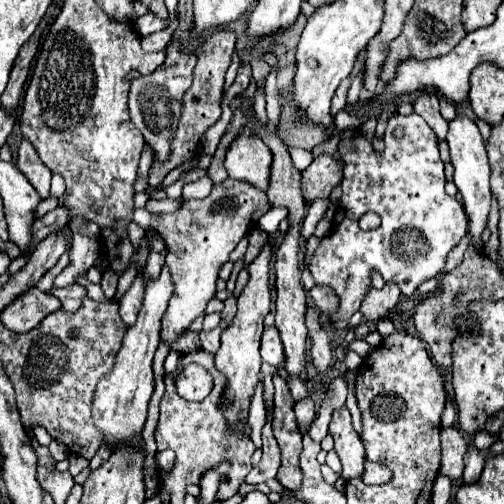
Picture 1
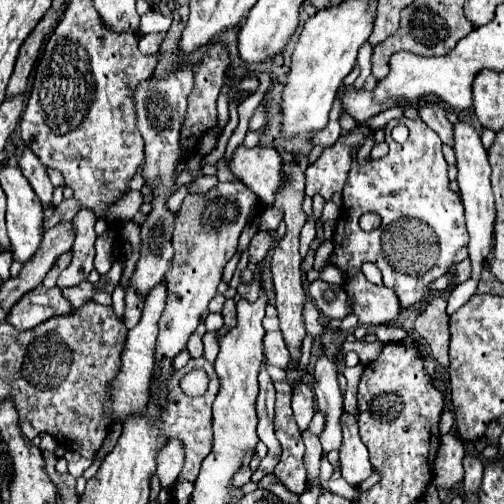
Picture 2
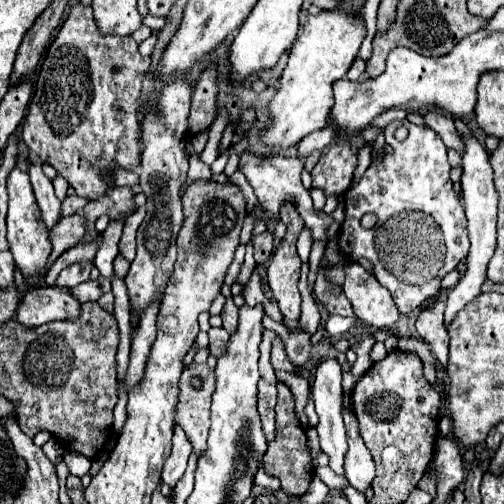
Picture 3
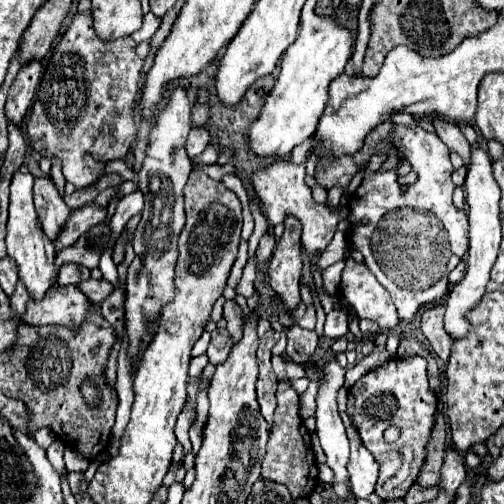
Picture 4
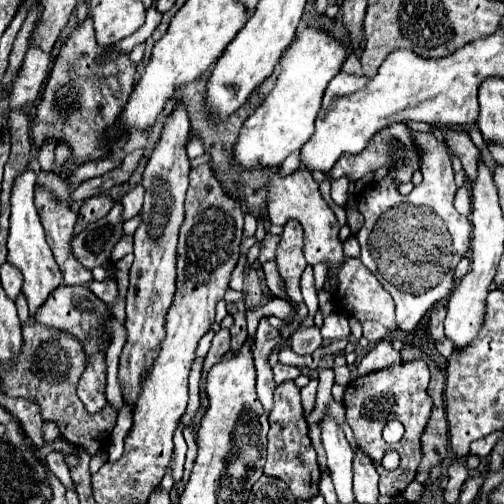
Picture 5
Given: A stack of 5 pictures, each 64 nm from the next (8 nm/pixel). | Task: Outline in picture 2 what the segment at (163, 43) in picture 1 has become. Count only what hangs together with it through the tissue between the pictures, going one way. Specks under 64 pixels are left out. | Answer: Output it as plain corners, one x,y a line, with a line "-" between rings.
146,34
140,38
140,52
142,54
156,54
164,34

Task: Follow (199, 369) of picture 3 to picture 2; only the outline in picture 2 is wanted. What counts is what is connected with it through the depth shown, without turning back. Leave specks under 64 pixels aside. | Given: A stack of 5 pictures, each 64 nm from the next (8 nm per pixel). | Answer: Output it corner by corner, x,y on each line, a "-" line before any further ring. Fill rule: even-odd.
192,358
182,370
178,370
170,382
168,382
168,396
170,396
170,402
166,406
166,412
164,412
164,434
168,438
180,438
184,442
184,448
186,448
186,464
184,464
184,470
180,474
180,478
186,478
190,482
196,480
198,476
198,470
200,470
200,462
210,454
210,442
212,442
212,402
216,398
216,392
218,392
218,376
214,372
214,366
206,360
206,358
-
192,368
200,368
208,374
208,392
204,396
196,396
196,398
190,398
190,396
184,396
184,392
180,392
180,380
192,372

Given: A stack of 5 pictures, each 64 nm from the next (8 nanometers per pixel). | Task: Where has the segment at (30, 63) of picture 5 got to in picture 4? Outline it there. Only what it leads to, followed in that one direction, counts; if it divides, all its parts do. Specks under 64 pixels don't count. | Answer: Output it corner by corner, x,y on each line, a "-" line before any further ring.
28,60
20,68
10,94
6,98
6,116
8,122
22,122
26,110
30,108
34,94
38,90
40,78
44,74
44,60

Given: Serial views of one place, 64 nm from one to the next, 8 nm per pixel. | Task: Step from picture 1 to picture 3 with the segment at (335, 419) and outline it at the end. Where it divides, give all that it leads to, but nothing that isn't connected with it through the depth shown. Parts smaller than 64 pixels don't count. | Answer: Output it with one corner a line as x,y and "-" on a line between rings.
343,407
342,416
346,424
346,436
348,436
348,452
344,460
344,470
350,486
354,486
358,492
366,492
372,486
372,480
376,476
376,464
372,460
372,454
362,442
362,436
358,434
358,420
352,411

